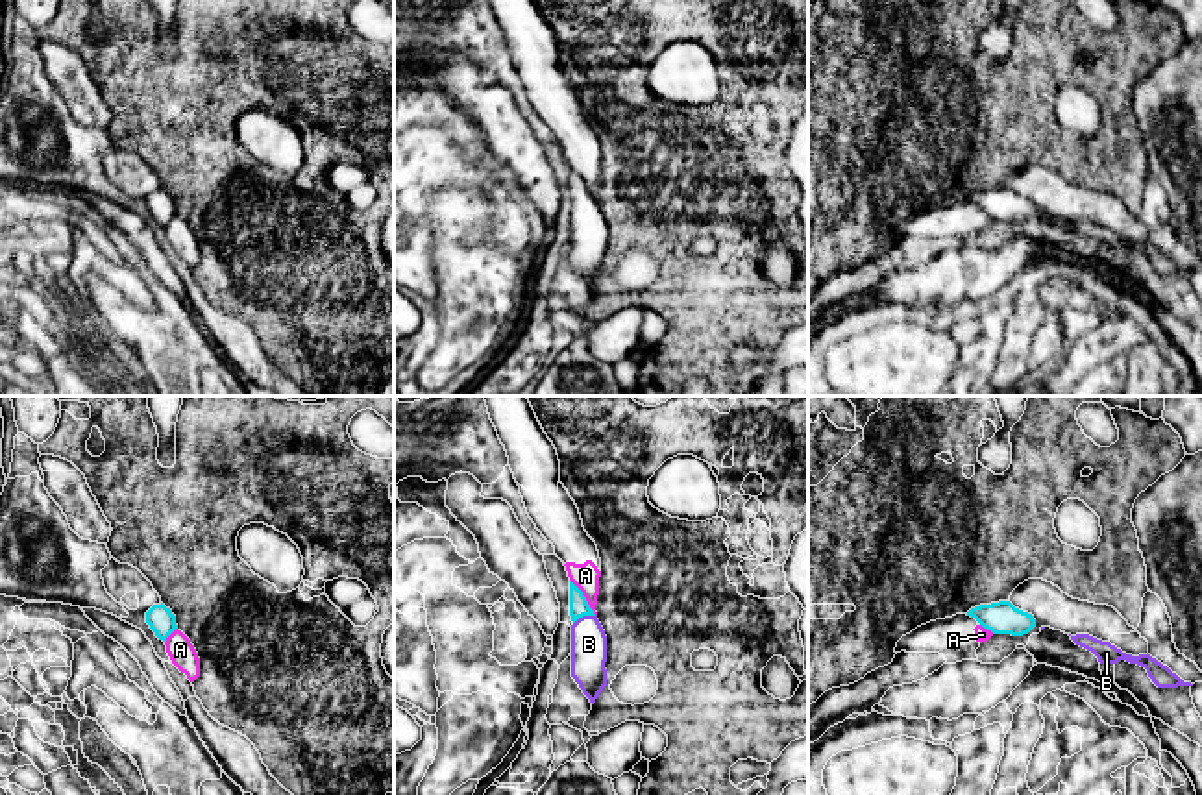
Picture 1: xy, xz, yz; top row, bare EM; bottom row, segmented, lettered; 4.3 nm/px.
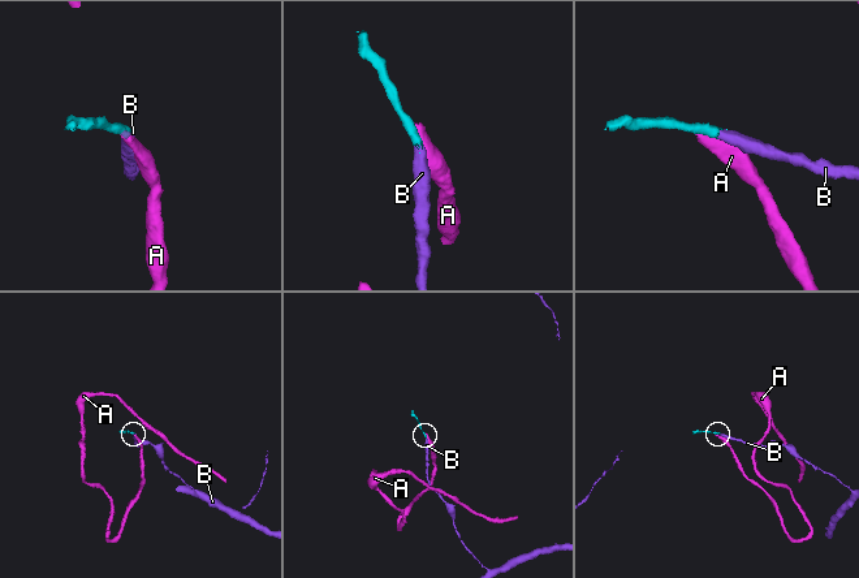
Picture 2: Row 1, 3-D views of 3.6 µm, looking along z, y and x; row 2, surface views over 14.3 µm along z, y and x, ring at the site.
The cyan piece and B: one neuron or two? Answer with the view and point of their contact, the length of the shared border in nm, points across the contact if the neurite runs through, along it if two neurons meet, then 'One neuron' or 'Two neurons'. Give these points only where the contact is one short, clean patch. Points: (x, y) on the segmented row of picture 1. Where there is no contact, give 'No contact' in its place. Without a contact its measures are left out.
Touches cyan at xz (583, 614). Shared border 100 nm. Path across: xz (579, 607), (583, 614), (588, 644). One neuron

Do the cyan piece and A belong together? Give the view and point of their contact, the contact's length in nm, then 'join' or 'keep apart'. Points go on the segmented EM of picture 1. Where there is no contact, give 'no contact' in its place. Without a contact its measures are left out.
meets cyan in xz at (585, 598); contact 200 nm long; keep apart

